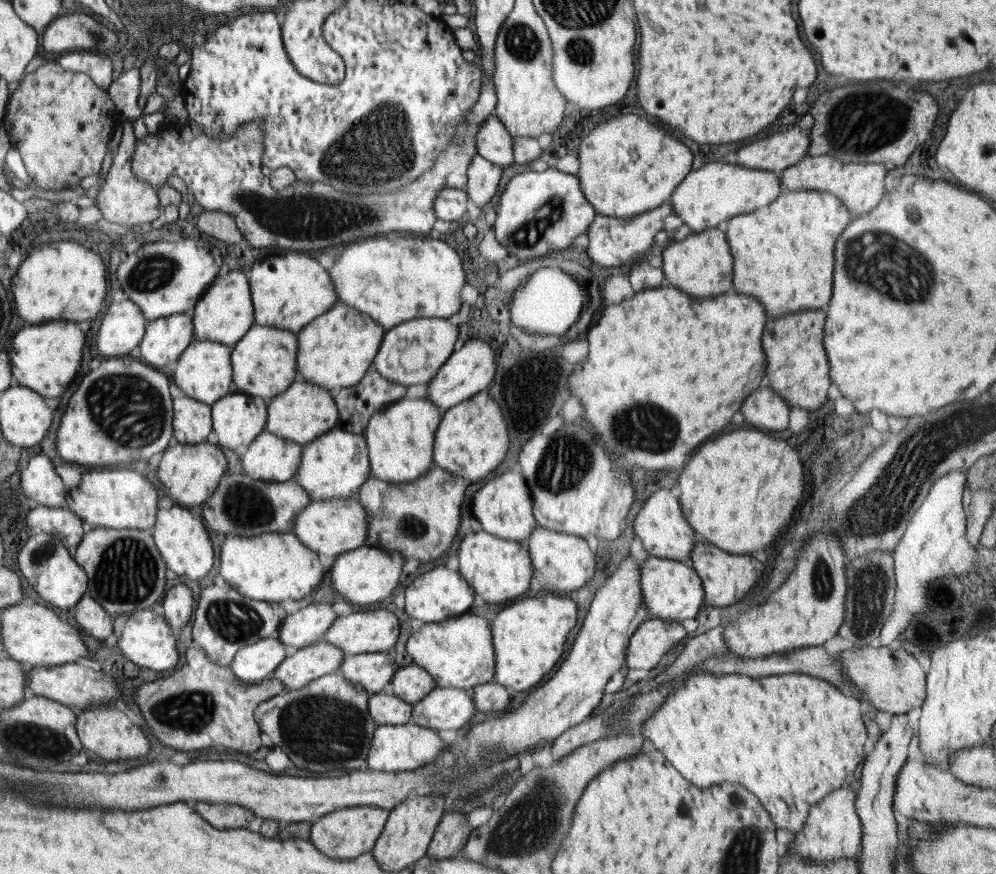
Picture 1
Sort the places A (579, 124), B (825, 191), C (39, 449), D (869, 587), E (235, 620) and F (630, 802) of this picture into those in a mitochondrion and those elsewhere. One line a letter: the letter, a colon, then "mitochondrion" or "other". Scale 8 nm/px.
A: other
B: other
C: other
D: mitochondrion
E: mitochondrion
F: other

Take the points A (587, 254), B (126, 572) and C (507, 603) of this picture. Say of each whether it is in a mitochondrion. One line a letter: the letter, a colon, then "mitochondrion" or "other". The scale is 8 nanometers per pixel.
A: other
B: mitochondrion
C: other

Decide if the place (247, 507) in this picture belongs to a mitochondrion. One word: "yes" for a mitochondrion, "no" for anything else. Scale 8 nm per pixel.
yes

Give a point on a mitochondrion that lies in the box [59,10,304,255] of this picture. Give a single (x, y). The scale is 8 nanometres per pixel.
(99, 39)

